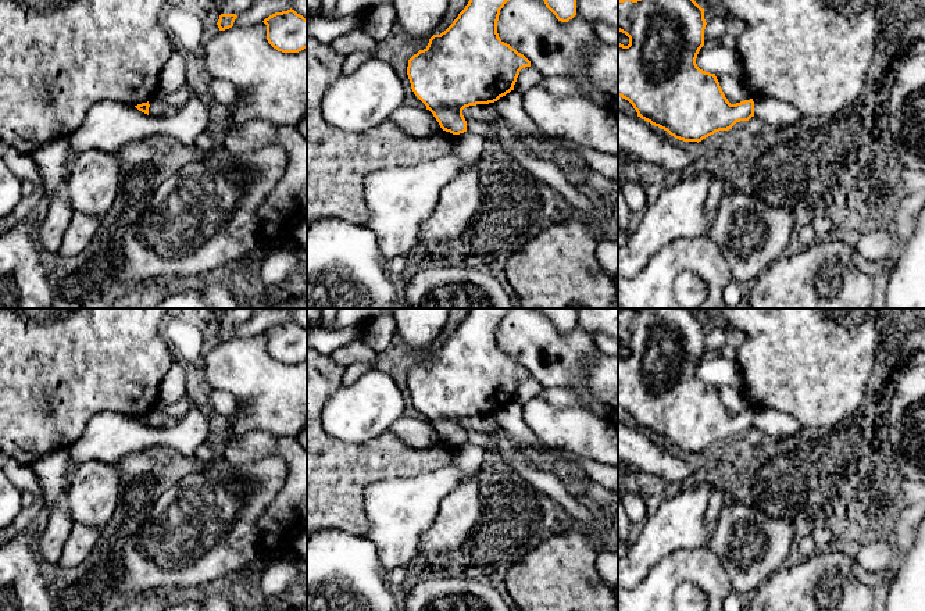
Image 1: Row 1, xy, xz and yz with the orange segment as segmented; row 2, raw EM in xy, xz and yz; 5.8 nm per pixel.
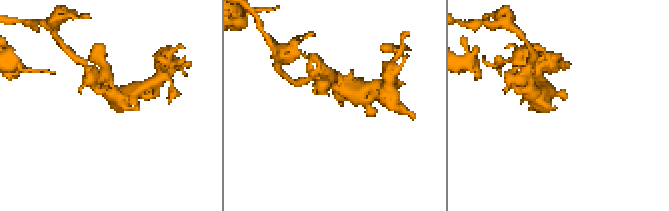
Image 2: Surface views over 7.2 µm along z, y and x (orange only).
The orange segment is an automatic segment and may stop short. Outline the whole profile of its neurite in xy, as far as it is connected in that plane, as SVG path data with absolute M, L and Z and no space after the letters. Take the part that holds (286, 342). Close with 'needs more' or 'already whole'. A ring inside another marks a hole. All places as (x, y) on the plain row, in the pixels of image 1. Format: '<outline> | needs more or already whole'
M294 321L275 324L262 332L268 354L282 364L307 360L307 330Z | already whole

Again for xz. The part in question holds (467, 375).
M469 308L453 335L408 371L411 400L443 442L467 443L462 421L497 412L514 401L519 382L531 378L497 344L500 321L511 310Z | already whole

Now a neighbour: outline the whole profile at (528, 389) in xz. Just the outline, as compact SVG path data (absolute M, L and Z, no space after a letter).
M531 376L519 382L514 401L525 404L529 400L538 397L542 392L542 386Z

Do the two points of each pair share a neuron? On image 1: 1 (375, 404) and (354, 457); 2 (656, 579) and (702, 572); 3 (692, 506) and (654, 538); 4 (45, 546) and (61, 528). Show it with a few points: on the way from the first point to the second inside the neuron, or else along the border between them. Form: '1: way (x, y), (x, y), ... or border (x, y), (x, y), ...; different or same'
1: border (389, 428), (360, 443), (346, 443), (329, 435); different
2: way (667, 575), (690, 572); same
3: way (682, 515), (664, 532); same
4: way (49, 542), (57, 532); same

